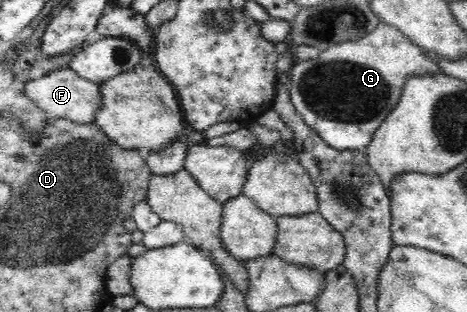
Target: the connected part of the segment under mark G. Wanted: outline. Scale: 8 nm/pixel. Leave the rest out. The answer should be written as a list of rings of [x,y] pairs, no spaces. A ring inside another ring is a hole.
[[[380,22],[373,32],[354,42],[345,42],[325,50],[319,58],[309,62],[296,60],[287,74],[290,76],[288,91],[295,111],[304,123],[333,148],[339,150],[364,150],[377,127],[397,106],[405,81],[409,75],[421,76],[443,73],[435,61],[425,55],[425,50],[409,41],[401,31]]]

